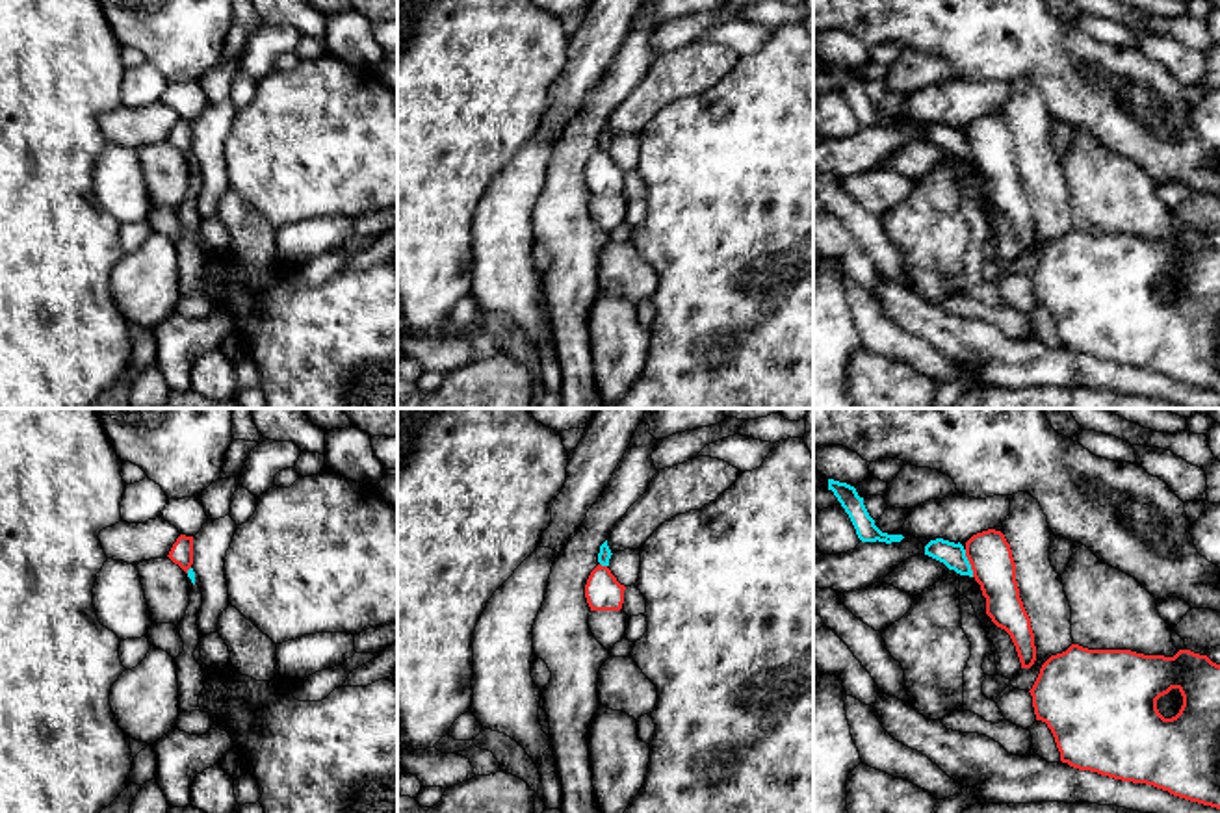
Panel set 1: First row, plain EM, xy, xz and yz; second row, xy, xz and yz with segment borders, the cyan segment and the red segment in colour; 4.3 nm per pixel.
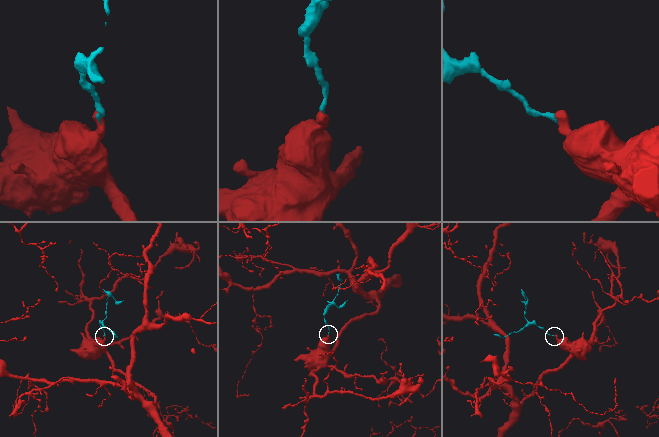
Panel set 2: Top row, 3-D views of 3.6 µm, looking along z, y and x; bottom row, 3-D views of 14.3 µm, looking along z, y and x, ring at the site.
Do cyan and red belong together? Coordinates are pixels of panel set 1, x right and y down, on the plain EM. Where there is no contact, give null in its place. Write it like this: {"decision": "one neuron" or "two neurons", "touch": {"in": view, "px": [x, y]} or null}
{"decision": "two neurons", "touch": {"in": "yz", "px": [968, 147]}}

